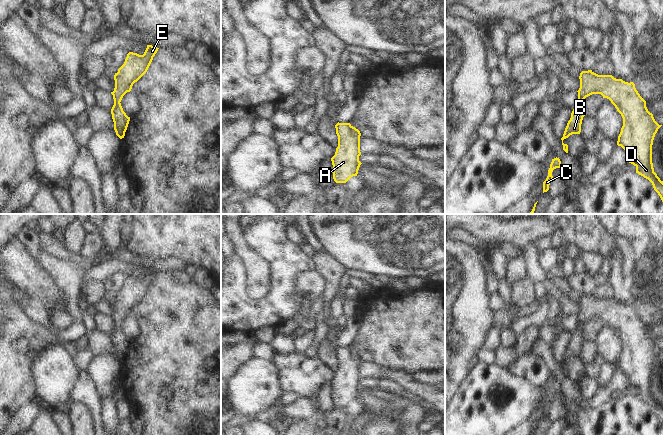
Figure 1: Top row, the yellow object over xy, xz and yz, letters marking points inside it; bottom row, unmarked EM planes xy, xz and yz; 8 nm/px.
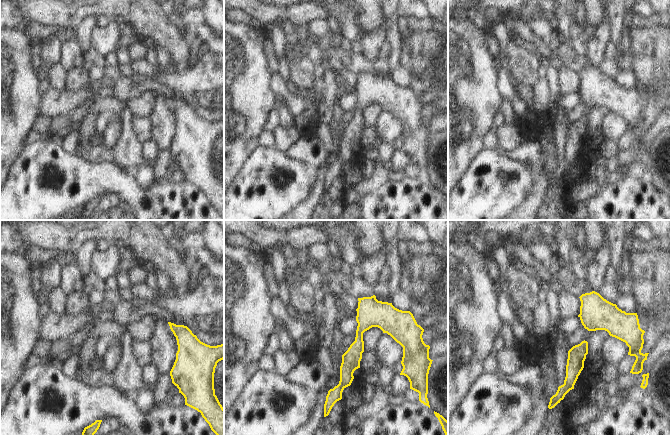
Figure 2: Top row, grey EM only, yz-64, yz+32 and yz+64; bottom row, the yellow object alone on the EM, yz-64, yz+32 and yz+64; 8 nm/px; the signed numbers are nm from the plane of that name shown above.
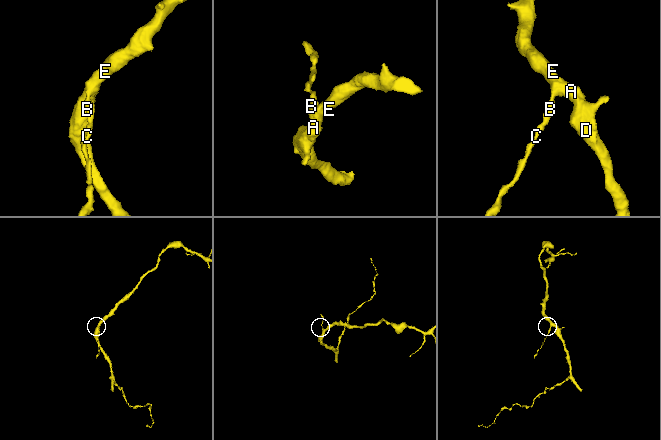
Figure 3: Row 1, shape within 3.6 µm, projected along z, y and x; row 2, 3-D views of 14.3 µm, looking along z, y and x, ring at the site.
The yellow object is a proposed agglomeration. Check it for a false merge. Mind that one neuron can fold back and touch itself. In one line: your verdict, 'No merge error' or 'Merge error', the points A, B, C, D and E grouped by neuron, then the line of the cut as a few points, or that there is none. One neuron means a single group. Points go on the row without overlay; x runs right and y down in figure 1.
No merge error. Groups: A B C D E. No split

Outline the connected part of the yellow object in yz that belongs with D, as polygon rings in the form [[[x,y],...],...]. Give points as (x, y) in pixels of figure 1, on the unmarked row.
[[[592,294],[582,295],[579,300],[578,325],[571,337],[562,364],[563,374],[568,377],[568,369],[563,364],[572,358],[580,358],[583,341],[583,324],[592,318],[601,318],[615,330],[623,342],[623,350],[617,369],[628,378],[629,387],[636,391],[636,397],[648,403],[663,426],[663,405],[654,396],[652,369],[655,358],[662,350],[646,331],[633,306],[616,303],[612,299],[598,299]]]

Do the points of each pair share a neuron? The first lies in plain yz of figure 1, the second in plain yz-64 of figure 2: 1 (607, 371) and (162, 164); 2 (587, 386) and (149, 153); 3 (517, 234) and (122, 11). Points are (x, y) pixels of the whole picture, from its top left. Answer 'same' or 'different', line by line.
1: same
2: different
3: same

